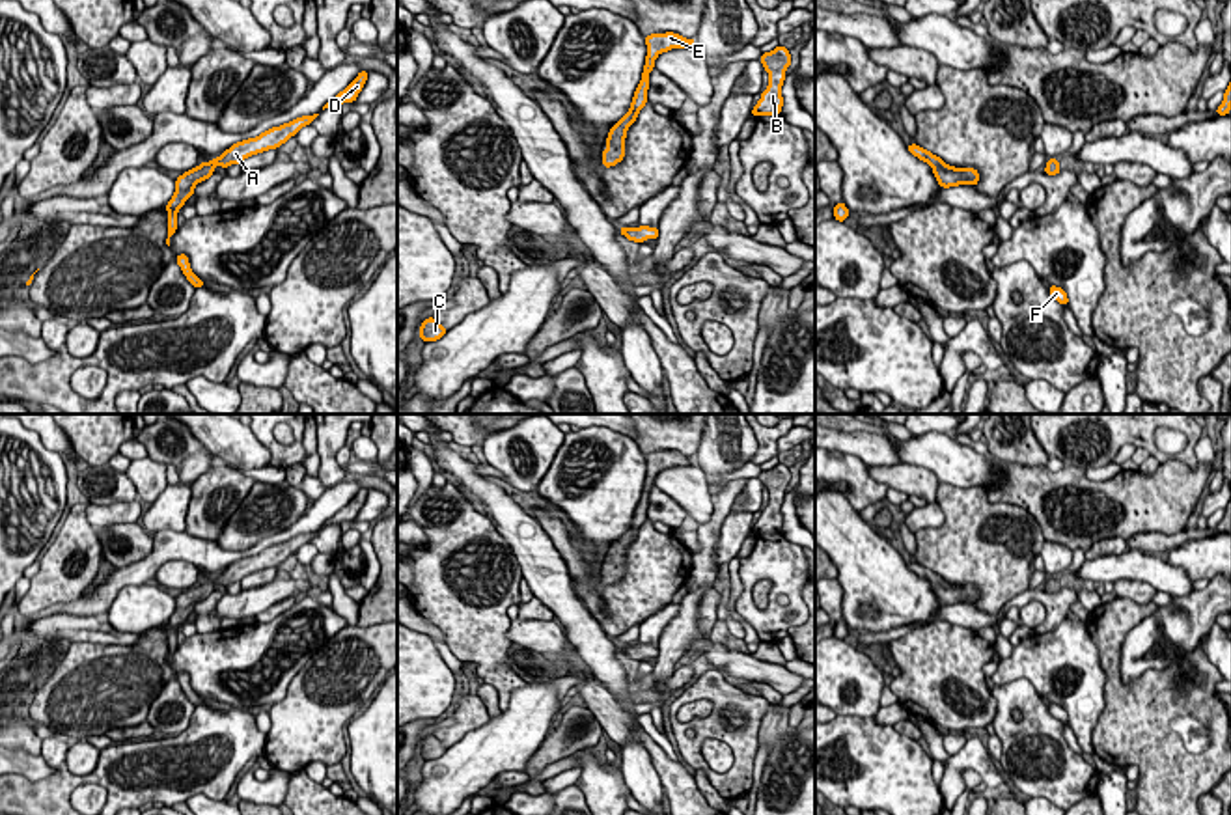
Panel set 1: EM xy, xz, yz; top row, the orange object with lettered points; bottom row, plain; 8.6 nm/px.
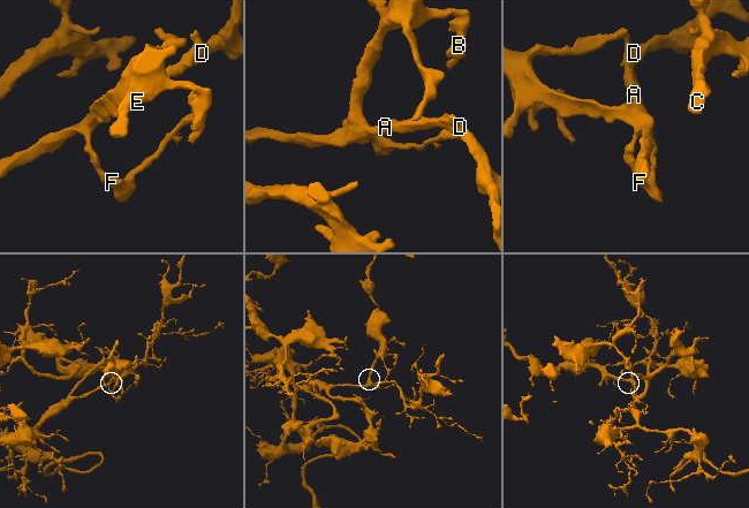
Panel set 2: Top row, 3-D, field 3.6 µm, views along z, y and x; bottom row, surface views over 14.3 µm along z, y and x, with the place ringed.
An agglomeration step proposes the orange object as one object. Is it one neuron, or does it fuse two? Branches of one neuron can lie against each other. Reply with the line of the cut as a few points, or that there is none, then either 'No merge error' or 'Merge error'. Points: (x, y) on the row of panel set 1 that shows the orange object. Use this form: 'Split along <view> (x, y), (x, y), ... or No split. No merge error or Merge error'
No split. No merge error

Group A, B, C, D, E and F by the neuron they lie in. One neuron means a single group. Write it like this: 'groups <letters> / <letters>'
groups A B C D E F

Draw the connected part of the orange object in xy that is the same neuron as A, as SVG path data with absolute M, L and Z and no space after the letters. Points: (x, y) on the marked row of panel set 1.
M319 114L302 116L280 127L272 127L261 132L256 138L248 138L242 142L233 144L228 147L220 157L201 162L200 166L181 173L175 179L175 192L166 205L168 211L168 239L166 244L170 246L170 237L177 231L177 211L185 205L185 201L194 194L198 183L209 179L214 173L214 166L220 164L224 170L231 164L241 164L244 159L269 151L278 149L285 144L291 136L295 136L302 127L310 125Z

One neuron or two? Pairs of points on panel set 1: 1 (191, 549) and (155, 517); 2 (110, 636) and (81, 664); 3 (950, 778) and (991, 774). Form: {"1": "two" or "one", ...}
{"1": "two", "2": "two", "3": "one"}

